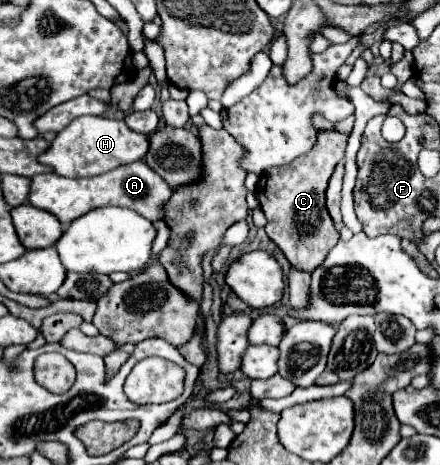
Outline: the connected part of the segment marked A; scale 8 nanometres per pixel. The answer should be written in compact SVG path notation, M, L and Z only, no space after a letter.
M138 160L92 178L62 178L58 174L38 174L30 182L28 202L36 208L54 214L62 226L68 226L74 218L100 206L130 208L154 222L162 218L162 206L170 198L170 194L172 188L152 168L148 168L146 162Z

